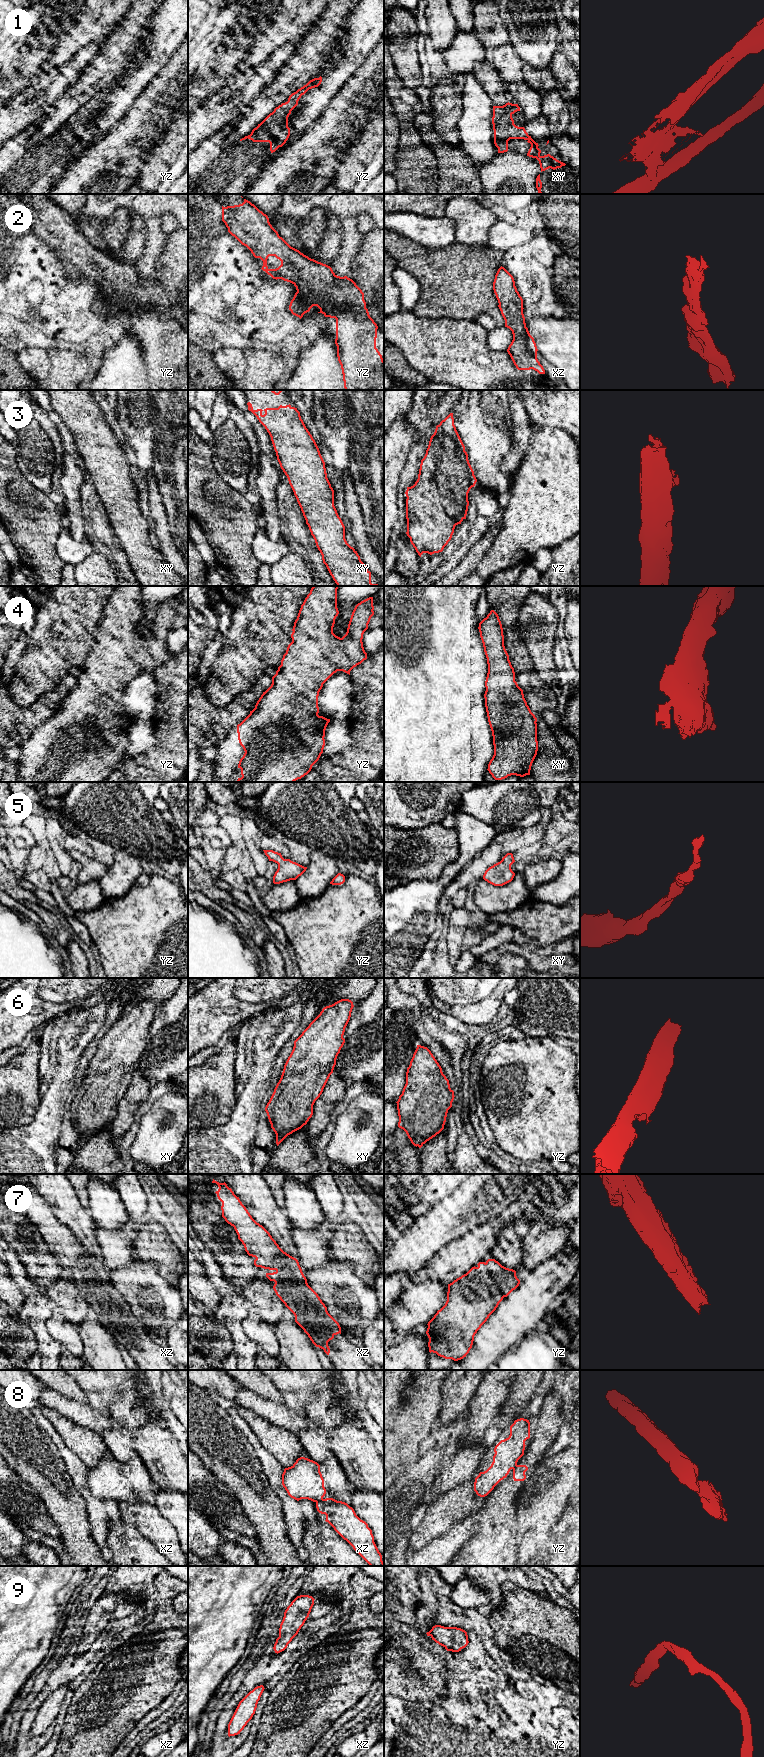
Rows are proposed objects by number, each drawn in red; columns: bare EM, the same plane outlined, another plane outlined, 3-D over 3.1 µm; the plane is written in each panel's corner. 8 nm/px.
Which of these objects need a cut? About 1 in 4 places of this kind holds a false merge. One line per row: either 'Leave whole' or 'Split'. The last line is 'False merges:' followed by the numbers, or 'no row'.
1: Split
2: Leave whole
3: Leave whole
4: Leave whole
5: Leave whole
6: Leave whole
7: Leave whole
8: Split
9: Leave whole
False merges: 1, 8

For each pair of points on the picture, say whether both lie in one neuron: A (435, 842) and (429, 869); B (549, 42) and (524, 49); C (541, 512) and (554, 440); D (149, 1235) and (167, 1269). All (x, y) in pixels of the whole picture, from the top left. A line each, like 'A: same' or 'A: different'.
A: same
B: same
C: same
D: same

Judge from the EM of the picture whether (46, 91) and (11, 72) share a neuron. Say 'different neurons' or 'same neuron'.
different neurons

